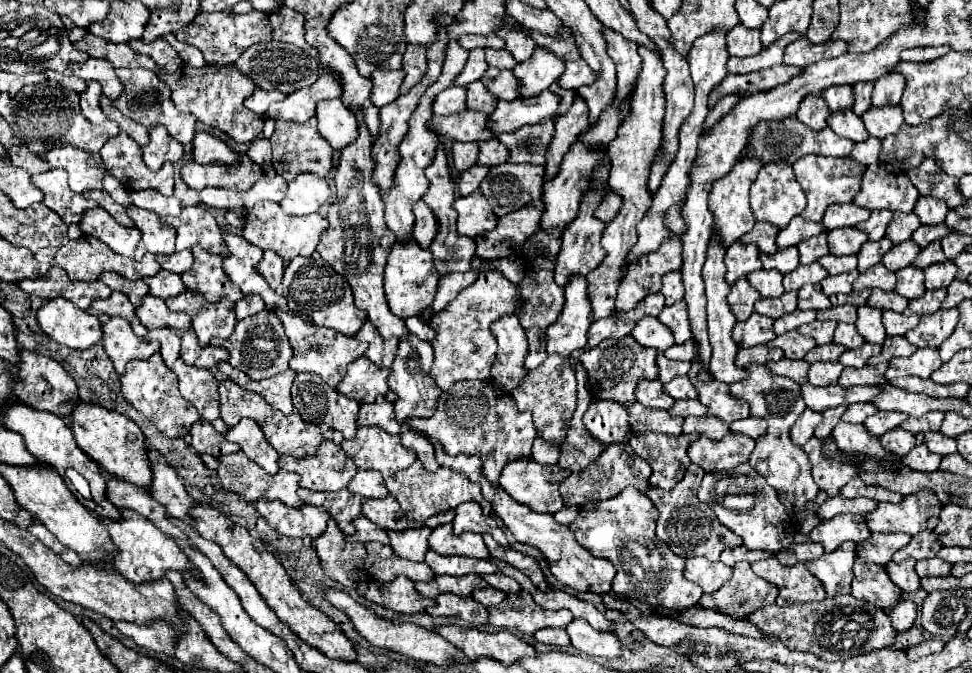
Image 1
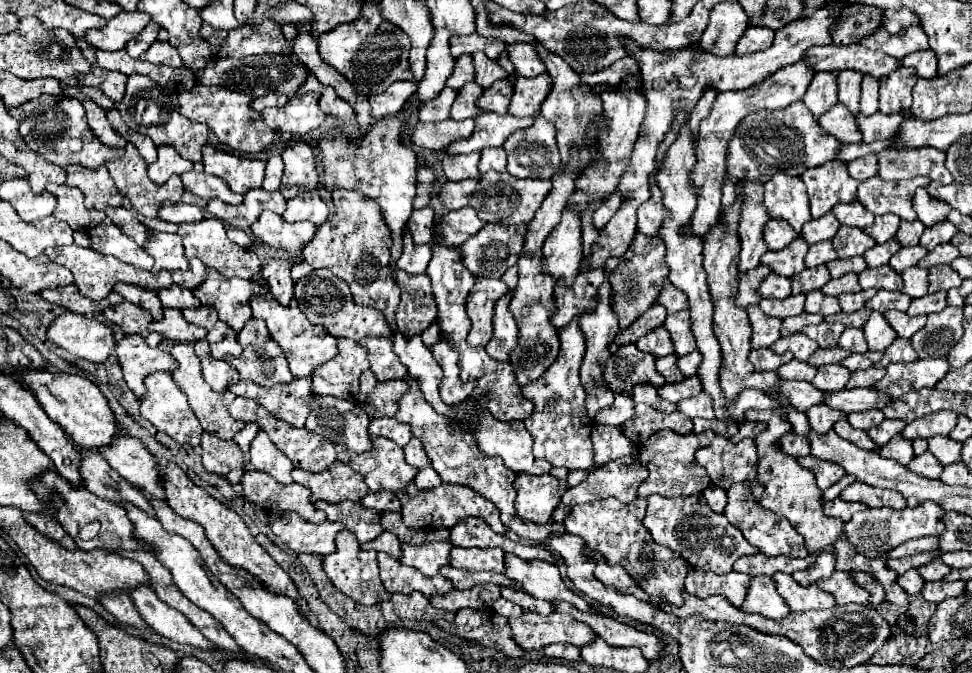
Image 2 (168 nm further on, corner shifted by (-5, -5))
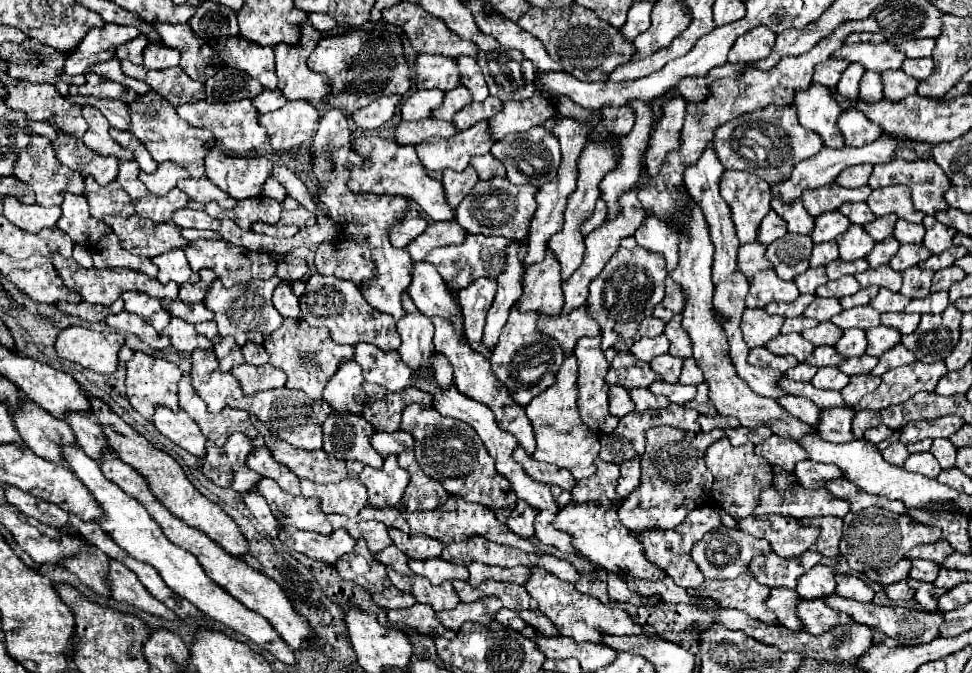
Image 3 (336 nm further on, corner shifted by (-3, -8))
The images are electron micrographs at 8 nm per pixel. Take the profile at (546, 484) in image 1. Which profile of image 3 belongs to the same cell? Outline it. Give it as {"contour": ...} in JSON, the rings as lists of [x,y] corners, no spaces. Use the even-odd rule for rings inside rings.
{"contour":[[[518,500],[514,512],[506,520],[506,526],[522,538],[532,538],[534,536],[534,516],[536,514],[538,514],[536,508],[530,508],[530,504],[526,504],[524,500]]]}

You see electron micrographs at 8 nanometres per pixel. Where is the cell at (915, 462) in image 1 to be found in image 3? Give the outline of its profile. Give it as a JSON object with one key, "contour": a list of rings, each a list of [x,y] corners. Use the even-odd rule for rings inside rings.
{"contour":[[[930,452],[910,454],[908,460],[904,462],[904,468],[906,468],[908,472],[920,472],[920,474],[924,474],[924,476],[928,476],[928,478],[936,478],[936,476],[942,472],[938,460],[936,460]]]}

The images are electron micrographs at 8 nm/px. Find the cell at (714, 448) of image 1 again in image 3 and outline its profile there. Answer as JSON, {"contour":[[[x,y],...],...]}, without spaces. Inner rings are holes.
{"contour":[[[722,438],[716,440],[708,450],[706,450],[706,464],[710,468],[710,472],[714,474],[714,494],[716,494],[716,504],[730,514],[734,520],[746,518],[754,512],[754,508],[758,506],[758,496],[764,488],[772,486],[772,466],[762,460],[760,456],[756,456],[754,452],[754,444],[742,444],[742,446],[732,446],[730,440]]]}

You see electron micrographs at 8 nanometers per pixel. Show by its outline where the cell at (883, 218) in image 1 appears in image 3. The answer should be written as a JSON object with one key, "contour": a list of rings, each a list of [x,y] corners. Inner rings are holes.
{"contour":[[[890,214],[890,216],[882,216],[882,218],[876,218],[874,222],[866,224],[864,230],[866,230],[876,242],[882,242],[886,236],[892,234],[896,220],[898,220],[898,216],[894,216],[894,214]]]}

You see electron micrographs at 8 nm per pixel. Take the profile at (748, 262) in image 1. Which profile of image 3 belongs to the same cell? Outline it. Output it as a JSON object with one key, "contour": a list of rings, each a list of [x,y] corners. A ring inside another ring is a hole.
{"contour":[[[726,170],[720,178],[720,194],[732,208],[740,244],[754,242],[762,216],[770,212],[770,186],[756,174]]]}

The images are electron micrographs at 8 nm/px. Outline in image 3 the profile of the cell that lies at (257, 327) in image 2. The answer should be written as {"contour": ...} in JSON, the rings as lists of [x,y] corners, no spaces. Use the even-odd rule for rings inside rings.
{"contour":[[[244,344],[242,346],[242,354],[246,358],[246,364],[254,364],[254,366],[262,366],[268,362],[266,350],[260,344]]]}

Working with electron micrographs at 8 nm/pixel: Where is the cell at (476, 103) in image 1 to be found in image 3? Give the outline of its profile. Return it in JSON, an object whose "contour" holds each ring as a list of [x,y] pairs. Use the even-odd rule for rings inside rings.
{"contour":[[[458,86],[458,88],[454,88],[454,90],[450,90],[450,92],[444,94],[442,106],[436,108],[436,110],[432,110],[432,116],[434,116],[434,118],[440,118],[440,120],[452,122],[454,114],[456,114],[458,110],[462,110],[464,106],[468,106],[470,102],[472,102],[472,100],[470,100],[470,92],[468,92],[464,86]]]}

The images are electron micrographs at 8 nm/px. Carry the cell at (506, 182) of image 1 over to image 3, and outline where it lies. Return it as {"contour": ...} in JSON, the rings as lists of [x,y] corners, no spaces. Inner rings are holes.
{"contour":[[[494,178],[486,182],[478,182],[466,200],[456,208],[456,222],[468,232],[468,234],[486,234],[486,236],[506,236],[522,242],[528,234],[528,226],[536,212],[536,196],[538,188],[532,184],[510,184],[506,178]]]}

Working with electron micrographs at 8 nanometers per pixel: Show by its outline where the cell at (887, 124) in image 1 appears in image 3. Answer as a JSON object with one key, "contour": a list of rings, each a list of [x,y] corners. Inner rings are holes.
{"contour":[[[842,112],[836,126],[842,132],[846,146],[864,146],[882,136],[882,128],[870,124],[866,116],[860,116],[860,112]]]}

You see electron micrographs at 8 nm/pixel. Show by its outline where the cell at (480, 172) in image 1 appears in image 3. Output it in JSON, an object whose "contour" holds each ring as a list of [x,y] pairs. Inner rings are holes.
{"contour":[[[362,134],[352,138],[352,148],[358,152],[364,162],[360,166],[350,166],[348,188],[352,192],[370,192],[370,194],[388,194],[388,196],[402,196],[414,200],[434,222],[452,220],[454,210],[446,208],[446,196],[442,192],[442,184],[430,178],[422,164],[418,164],[418,156],[414,146],[398,146],[394,140],[382,138],[378,134]]]}

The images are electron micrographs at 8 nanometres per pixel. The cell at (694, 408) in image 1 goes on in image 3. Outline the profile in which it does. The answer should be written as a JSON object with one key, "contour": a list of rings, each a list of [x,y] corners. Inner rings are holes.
{"contour":[[[702,382],[702,384],[698,386],[696,398],[690,400],[690,402],[686,402],[684,406],[686,406],[686,408],[694,408],[694,410],[698,410],[700,414],[710,414],[710,416],[716,416],[716,414],[718,414],[718,412],[714,410],[714,404],[712,404],[710,398],[708,398],[708,384],[706,384],[706,382]]]}

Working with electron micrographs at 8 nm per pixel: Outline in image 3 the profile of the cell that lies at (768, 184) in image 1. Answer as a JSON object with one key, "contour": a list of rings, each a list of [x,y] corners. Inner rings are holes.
{"contour":[[[772,200],[772,210],[786,220],[788,232],[792,234],[804,234],[808,236],[814,230],[814,218],[802,208],[802,202],[796,200],[794,204],[782,204],[778,200]]]}

